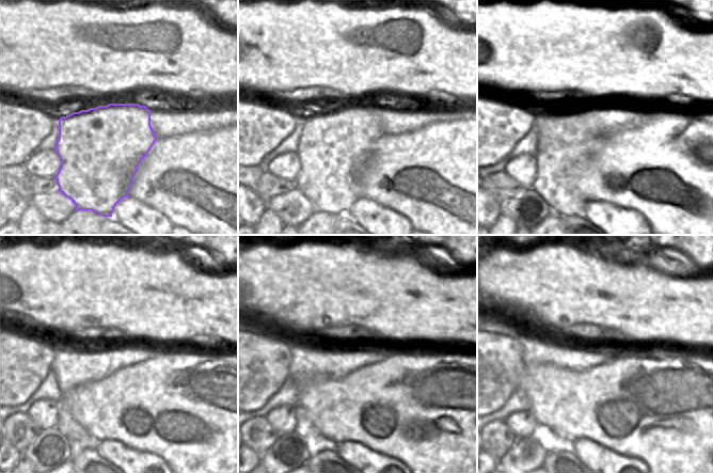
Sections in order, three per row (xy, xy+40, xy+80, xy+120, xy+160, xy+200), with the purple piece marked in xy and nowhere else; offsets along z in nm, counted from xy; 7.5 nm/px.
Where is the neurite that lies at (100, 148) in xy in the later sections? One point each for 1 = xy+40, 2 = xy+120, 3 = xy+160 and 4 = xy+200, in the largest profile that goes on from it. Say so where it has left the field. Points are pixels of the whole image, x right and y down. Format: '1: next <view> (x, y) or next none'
1: next xy+40 (332, 148)
2: next xy+120 (80, 438)
3: next xy+160 (304, 427)
4: next xy+200 (545, 432)

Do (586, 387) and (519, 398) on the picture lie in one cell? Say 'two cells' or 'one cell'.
two cells

